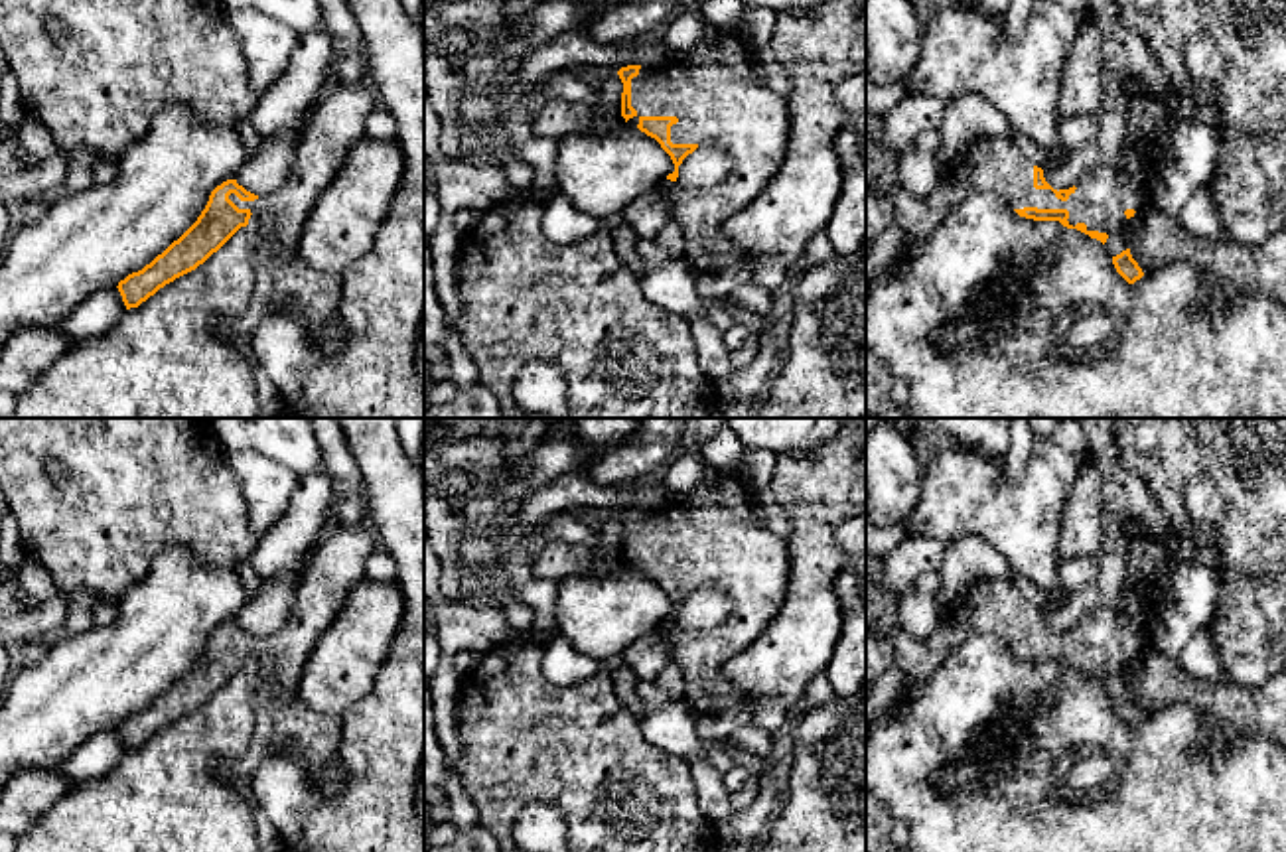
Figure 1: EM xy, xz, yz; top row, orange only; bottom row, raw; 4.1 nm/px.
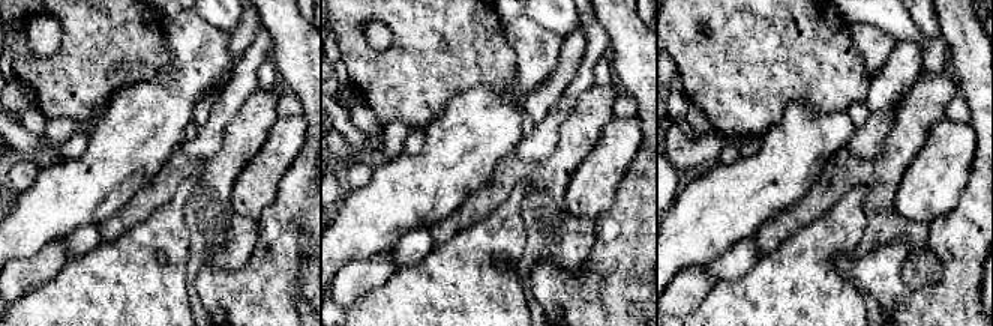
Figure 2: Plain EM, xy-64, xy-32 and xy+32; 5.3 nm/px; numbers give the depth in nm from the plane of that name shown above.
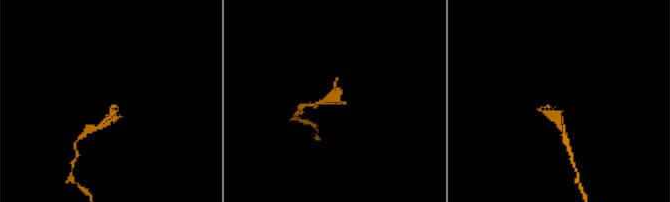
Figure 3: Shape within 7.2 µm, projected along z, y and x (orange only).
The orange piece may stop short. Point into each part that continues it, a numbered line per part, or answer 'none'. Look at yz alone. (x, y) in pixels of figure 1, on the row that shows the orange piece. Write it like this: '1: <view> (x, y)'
1: yz (1103, 194)

